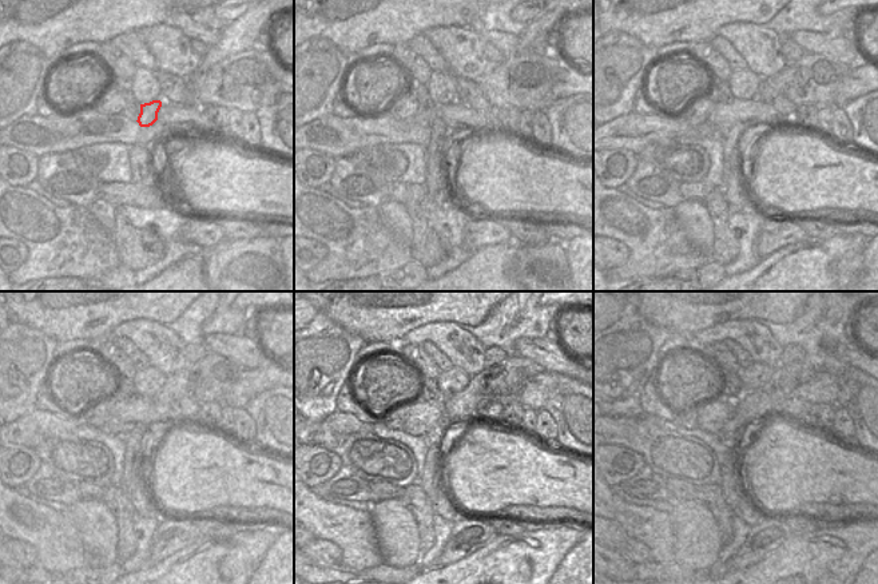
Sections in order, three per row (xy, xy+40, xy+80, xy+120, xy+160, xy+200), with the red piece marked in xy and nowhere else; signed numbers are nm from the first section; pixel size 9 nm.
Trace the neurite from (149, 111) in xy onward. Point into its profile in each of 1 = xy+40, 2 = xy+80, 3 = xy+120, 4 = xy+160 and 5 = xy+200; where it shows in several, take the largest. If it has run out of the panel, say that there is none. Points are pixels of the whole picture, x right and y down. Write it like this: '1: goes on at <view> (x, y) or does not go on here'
1: goes on at xy+40 (438, 131)
2: goes on at xy+80 (731, 140)
3: goes on at xy+120 (134, 440)
4: goes on at xy+160 (429, 481)
5: goes on at xy+200 (730, 485)

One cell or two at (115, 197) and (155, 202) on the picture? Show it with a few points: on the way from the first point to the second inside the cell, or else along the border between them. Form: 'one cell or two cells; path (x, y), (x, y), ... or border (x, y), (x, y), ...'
one cell; path (124, 197), (146, 197)

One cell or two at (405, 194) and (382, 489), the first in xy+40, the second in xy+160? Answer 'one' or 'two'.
one

